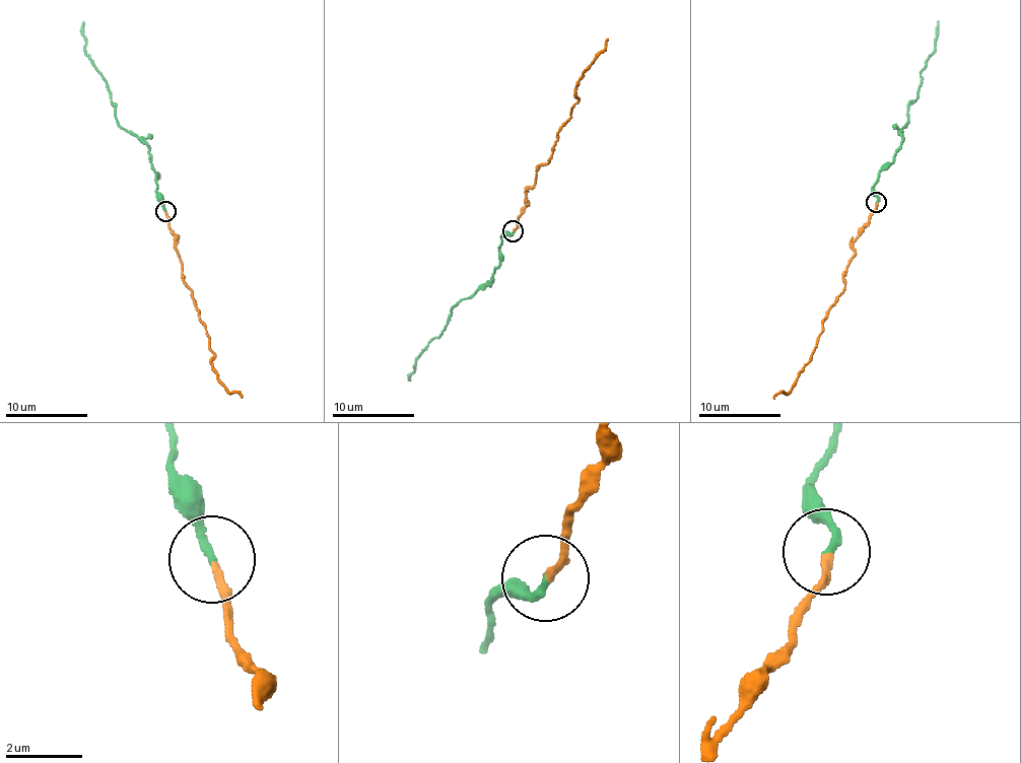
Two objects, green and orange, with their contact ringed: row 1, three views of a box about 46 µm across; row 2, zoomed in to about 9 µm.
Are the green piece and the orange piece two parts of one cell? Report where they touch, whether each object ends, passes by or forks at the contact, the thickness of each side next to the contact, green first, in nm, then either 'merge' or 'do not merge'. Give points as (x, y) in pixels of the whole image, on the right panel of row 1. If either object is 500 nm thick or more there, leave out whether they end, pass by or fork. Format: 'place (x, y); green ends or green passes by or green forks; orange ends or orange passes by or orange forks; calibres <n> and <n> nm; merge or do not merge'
place (876, 202); green ends; orange ends; calibres 200 and 190 nm; merge

